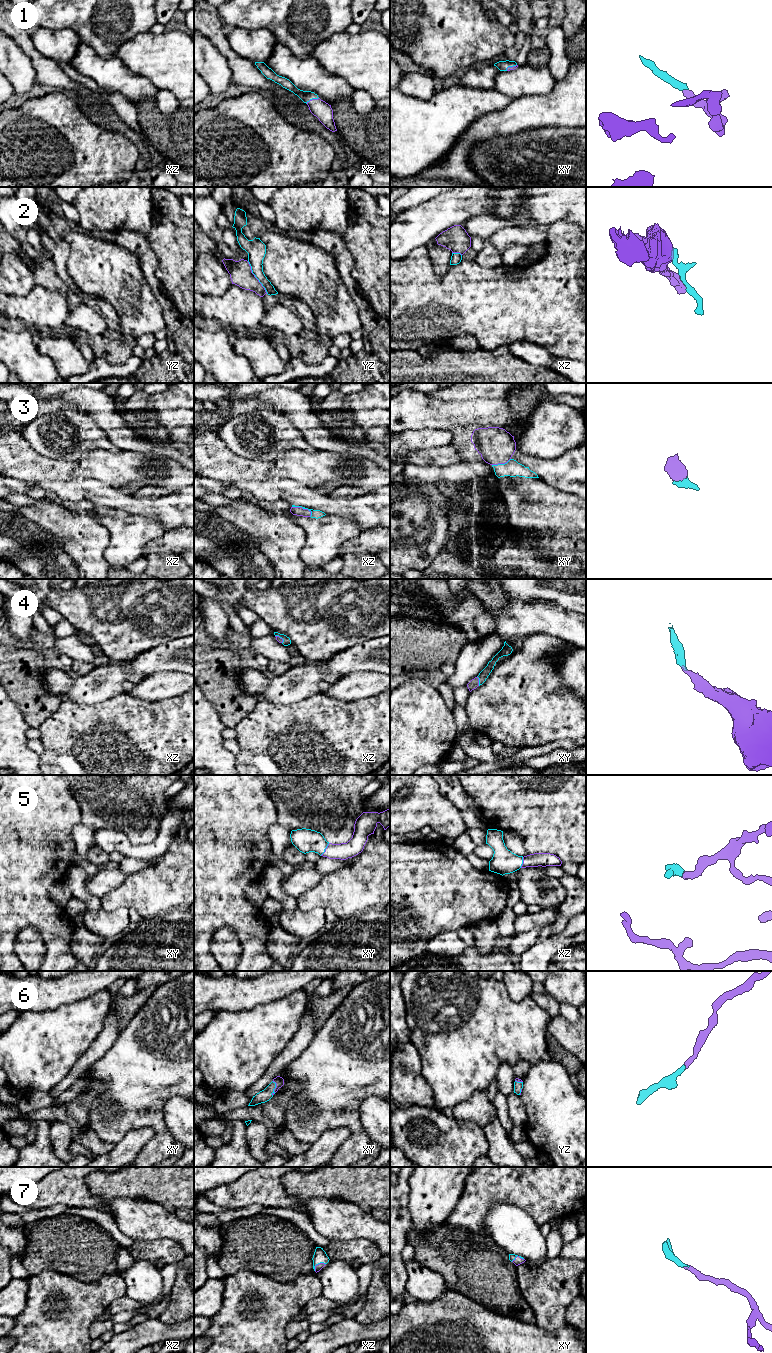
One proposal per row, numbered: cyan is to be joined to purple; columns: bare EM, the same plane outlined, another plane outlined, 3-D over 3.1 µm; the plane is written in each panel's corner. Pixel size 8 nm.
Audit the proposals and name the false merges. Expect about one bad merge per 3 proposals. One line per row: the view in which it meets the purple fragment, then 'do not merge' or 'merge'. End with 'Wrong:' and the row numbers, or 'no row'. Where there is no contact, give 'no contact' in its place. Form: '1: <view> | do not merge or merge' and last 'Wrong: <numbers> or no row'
1: xz | merge
2: yz | do not merge
3: xz | merge
4: xy | merge
5: xy | merge
6: xy | merge
7: xz | merge
Wrong: 2

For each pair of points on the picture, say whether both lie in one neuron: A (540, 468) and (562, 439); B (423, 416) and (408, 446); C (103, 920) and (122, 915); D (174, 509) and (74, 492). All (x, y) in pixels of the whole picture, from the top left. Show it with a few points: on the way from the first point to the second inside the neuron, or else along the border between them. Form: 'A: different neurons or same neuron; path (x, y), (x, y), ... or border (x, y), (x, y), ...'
A: different neurons; border (570, 449), (554, 458), (535, 458), (525, 455)
B: different neurons; border (440, 430), (408, 429), (400, 432)
C: same neuron; path (108, 920), (117, 920)
D: same neuron; path (149, 508), (134, 506), (99, 493)

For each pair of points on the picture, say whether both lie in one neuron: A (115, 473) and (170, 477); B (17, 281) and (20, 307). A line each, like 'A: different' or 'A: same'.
A: same
B: different

